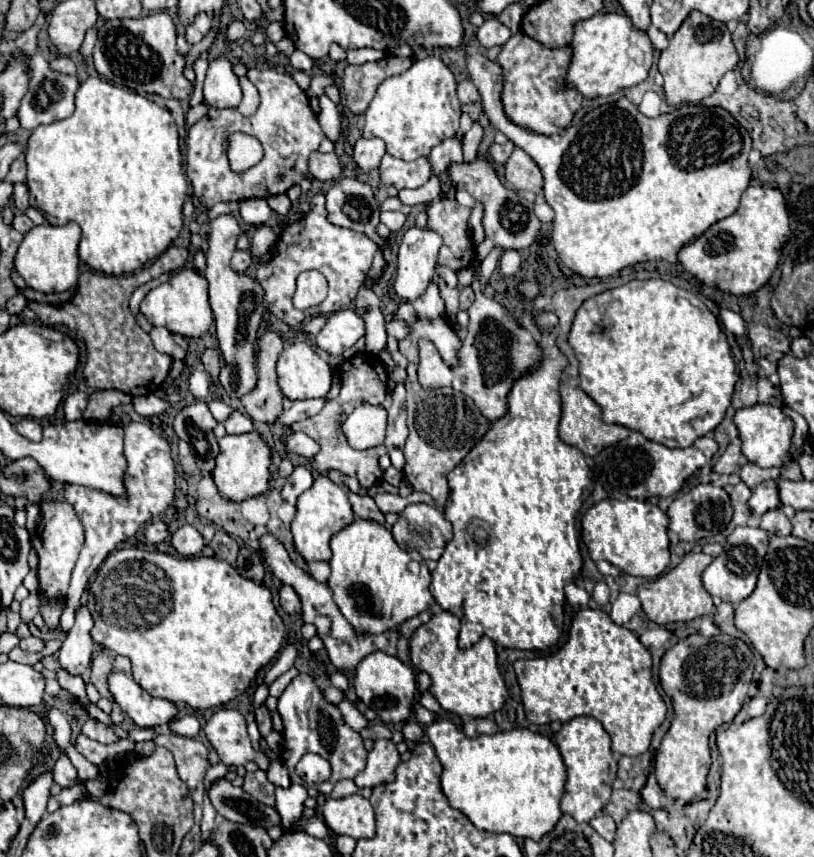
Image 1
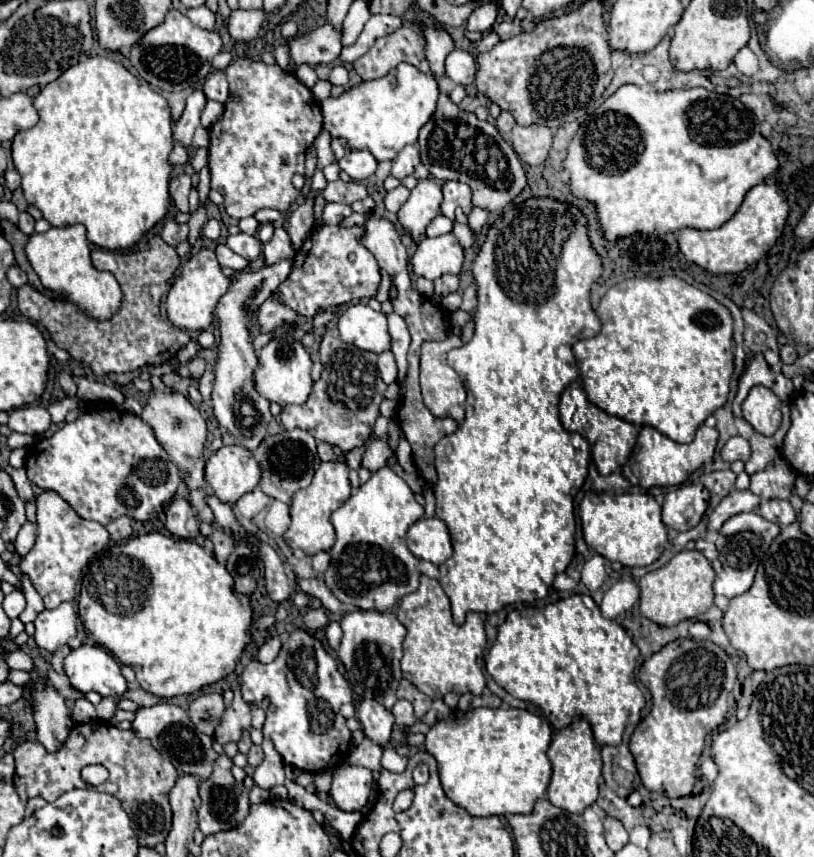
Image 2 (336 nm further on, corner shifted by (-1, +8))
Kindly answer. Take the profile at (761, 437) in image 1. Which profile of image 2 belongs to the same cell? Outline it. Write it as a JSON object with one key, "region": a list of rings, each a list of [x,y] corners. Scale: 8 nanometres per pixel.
{"region":[[[753,386],[743,402],[745,420],[765,436],[771,436],[781,424],[781,400],[765,386]]]}

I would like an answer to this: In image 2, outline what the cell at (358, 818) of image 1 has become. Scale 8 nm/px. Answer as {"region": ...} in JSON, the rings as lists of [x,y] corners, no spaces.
{"region":[[[341,764],[333,770],[333,786],[331,786],[331,798],[337,804],[337,808],[345,812],[363,810],[371,792],[371,772],[361,766],[353,764]]]}

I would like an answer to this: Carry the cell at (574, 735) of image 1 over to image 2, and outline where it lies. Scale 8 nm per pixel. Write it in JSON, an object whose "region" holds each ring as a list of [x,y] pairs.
{"region":[[[575,720],[571,726],[559,730],[553,736],[553,742],[547,750],[547,758],[551,762],[551,780],[547,786],[549,802],[561,810],[581,814],[587,806],[591,806],[597,800],[601,766],[603,766],[599,748],[595,748],[595,740],[593,740],[589,722]]]}

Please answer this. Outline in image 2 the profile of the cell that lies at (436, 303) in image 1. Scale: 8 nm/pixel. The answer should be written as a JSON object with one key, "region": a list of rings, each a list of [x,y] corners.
{"region":[[[451,232],[421,240],[411,256],[411,266],[417,276],[429,280],[437,280],[449,272],[459,274],[463,266],[463,248]]]}

